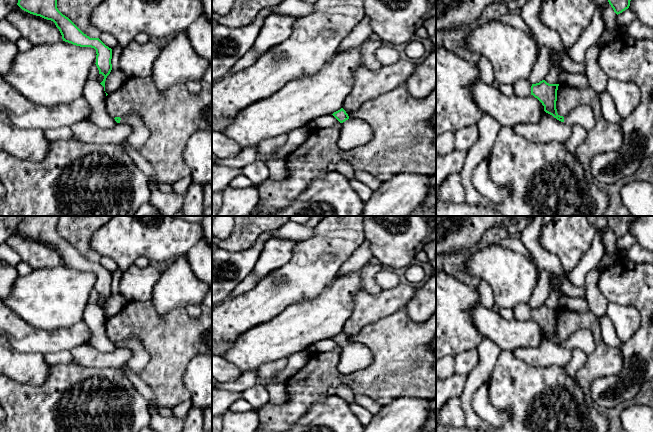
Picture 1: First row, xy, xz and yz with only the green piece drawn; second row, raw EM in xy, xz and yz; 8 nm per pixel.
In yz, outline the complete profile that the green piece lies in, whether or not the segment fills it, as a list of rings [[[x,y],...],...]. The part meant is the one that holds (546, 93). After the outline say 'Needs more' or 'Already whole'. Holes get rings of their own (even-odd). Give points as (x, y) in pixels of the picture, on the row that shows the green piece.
[[[545,80],[532,84],[531,95],[537,98],[544,106],[544,111],[552,115],[557,120],[567,125],[580,125],[585,130],[591,130],[595,126],[595,117],[593,110],[586,105],[575,107],[565,117],[557,113],[556,101],[559,84],[549,84]]]. Needs more

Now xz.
[[[343,108],[332,115],[342,124],[338,137],[338,146],[341,150],[349,151],[372,140],[374,131],[368,122],[359,118],[350,118]]]. Needs more

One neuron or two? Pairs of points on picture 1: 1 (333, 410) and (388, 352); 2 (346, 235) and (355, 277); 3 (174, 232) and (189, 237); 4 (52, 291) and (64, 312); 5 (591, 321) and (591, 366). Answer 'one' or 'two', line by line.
1: two
2: two
3: one
4: one
5: one

